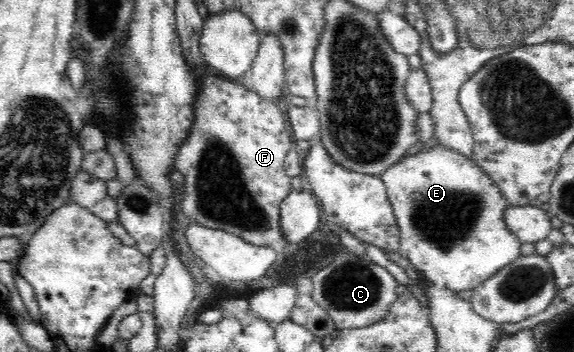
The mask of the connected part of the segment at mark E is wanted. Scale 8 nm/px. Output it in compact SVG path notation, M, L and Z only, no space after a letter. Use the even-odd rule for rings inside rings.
M428 145L415 154L404 156L401 161L386 169L381 174L381 178L388 190L388 198L392 203L392 209L396 215L399 228L418 228L418 232L422 232L422 236L418 236L418 240L414 240L414 236L410 236L410 252L406 252L406 258L411 262L412 273L426 276L426 278L422 278L426 286L446 284L446 288L454 288L454 292L472 290L481 285L487 278L490 278L495 272L508 264L512 264L521 256L520 245L522 242L508 230L504 220L504 211L506 207L510 206L507 198L504 198L504 195L499 191L498 185L471 158L443 146Z

